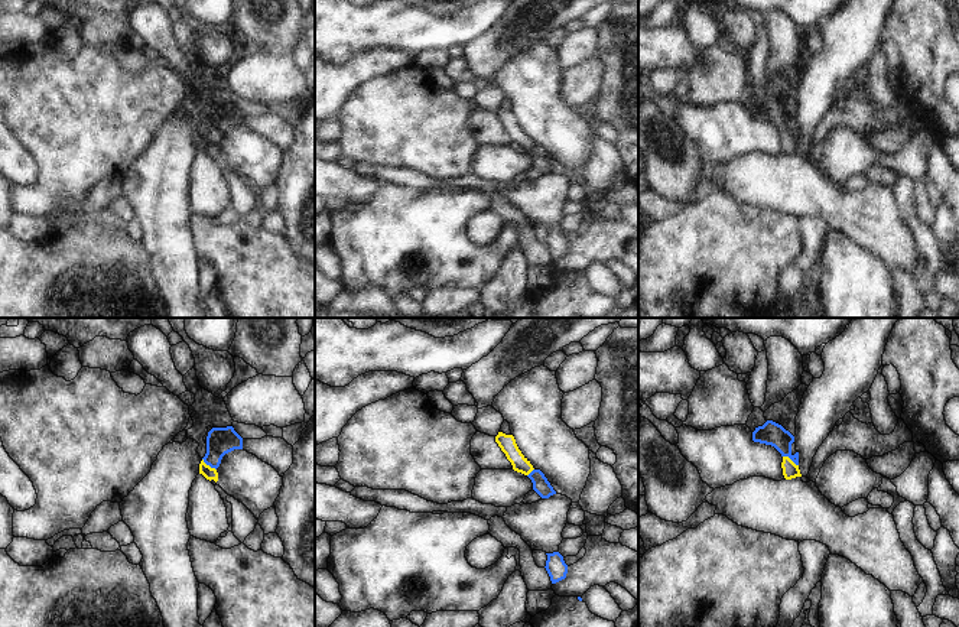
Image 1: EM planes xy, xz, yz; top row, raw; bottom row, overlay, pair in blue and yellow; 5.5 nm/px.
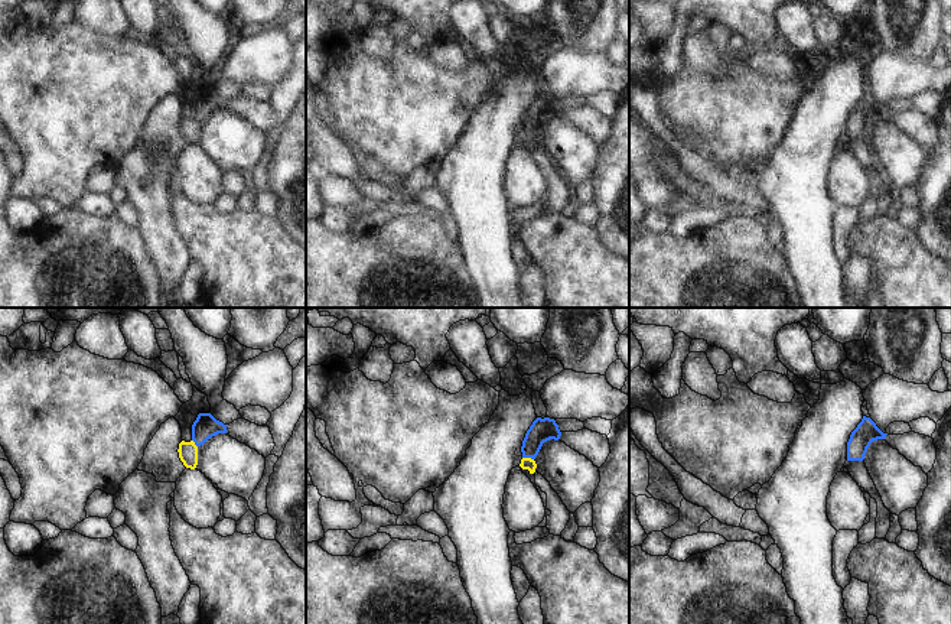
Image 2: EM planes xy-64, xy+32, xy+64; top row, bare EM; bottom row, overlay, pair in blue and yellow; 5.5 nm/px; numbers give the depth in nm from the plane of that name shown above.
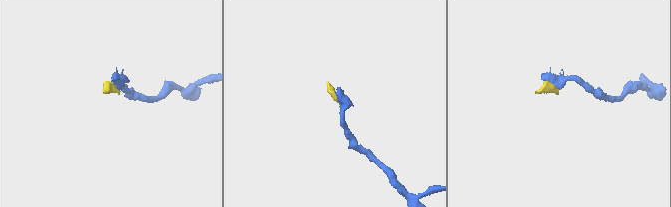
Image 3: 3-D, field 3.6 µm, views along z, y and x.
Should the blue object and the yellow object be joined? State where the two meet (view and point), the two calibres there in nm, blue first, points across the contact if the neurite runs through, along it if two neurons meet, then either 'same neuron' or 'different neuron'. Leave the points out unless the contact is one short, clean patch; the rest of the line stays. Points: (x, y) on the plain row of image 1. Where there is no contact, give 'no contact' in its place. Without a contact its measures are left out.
meets blue in xy at (208, 140); 160 nm thick on the blue side, 70 nm on the other; runs through xy (220, 117), (208, 140), (207, 148); same neuron

